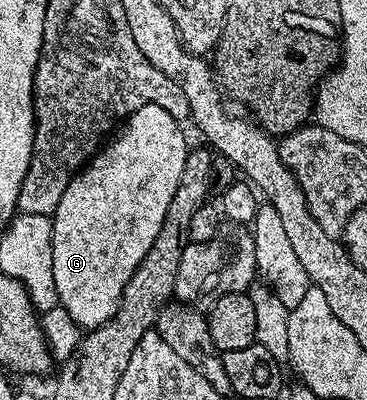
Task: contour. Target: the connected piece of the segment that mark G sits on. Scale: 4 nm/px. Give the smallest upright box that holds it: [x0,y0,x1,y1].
[52,106,188,329]

